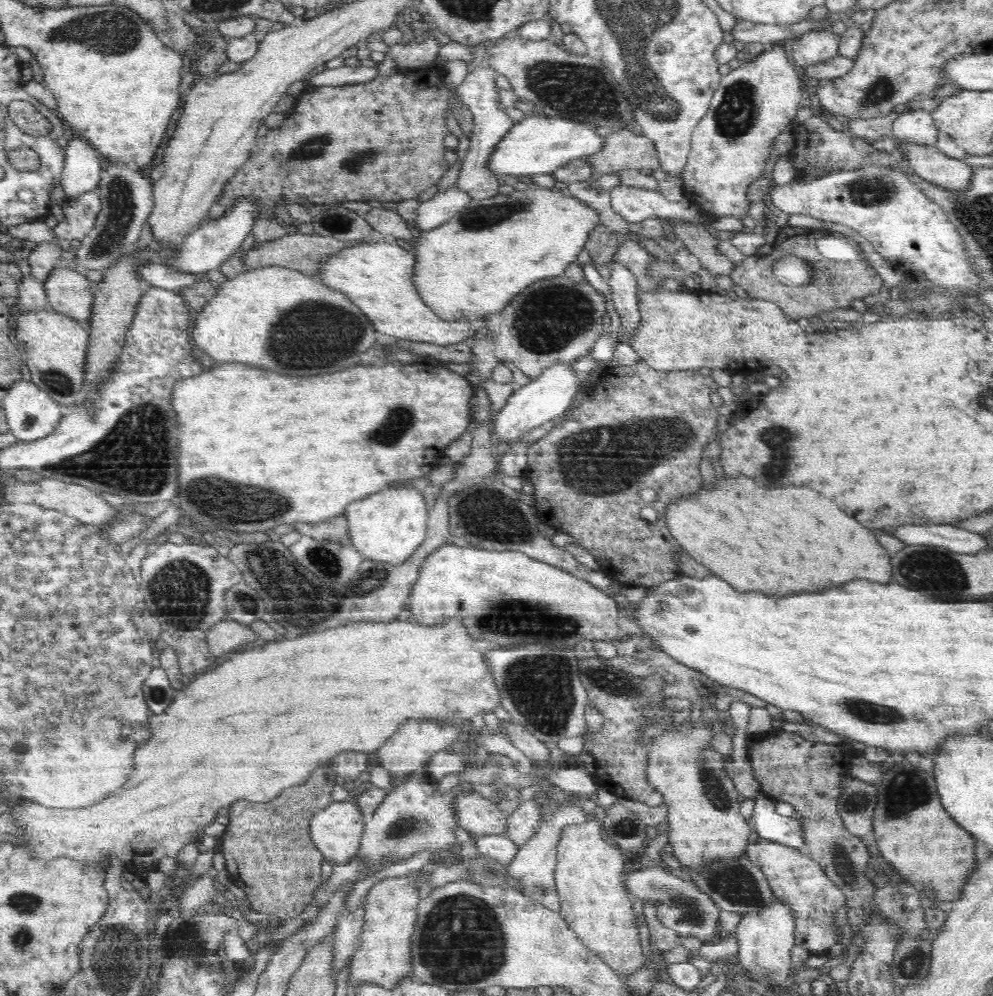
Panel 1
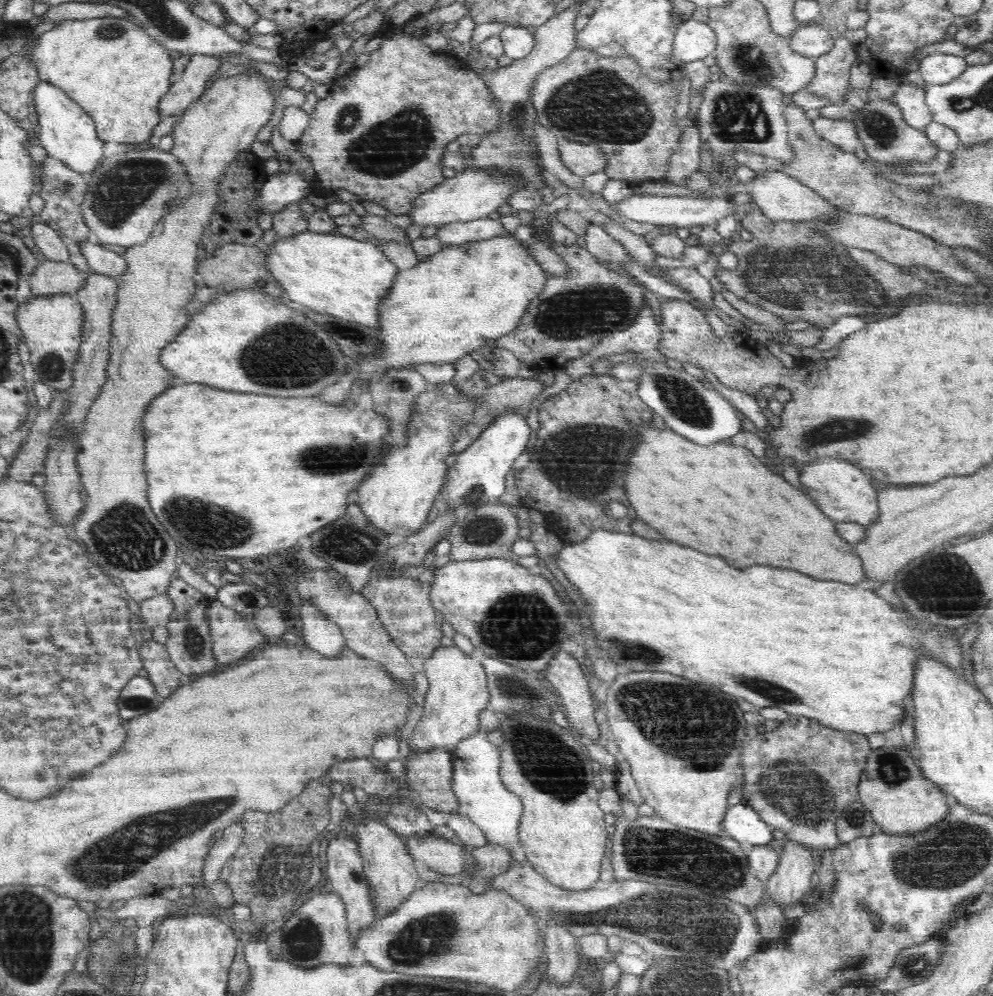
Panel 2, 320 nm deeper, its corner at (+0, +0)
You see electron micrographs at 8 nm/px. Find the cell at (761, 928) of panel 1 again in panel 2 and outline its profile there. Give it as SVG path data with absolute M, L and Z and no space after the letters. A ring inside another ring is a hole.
M786 842L779 865L768 877L765 890L776 904L788 906L811 892L814 874L814 849L798 842Z

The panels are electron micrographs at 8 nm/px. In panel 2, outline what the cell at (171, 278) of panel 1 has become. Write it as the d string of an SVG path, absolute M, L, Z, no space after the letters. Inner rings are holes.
M94 239L78 243L86 259L88 270L112 278L120 278L127 271L126 259L111 249L102 247Z

